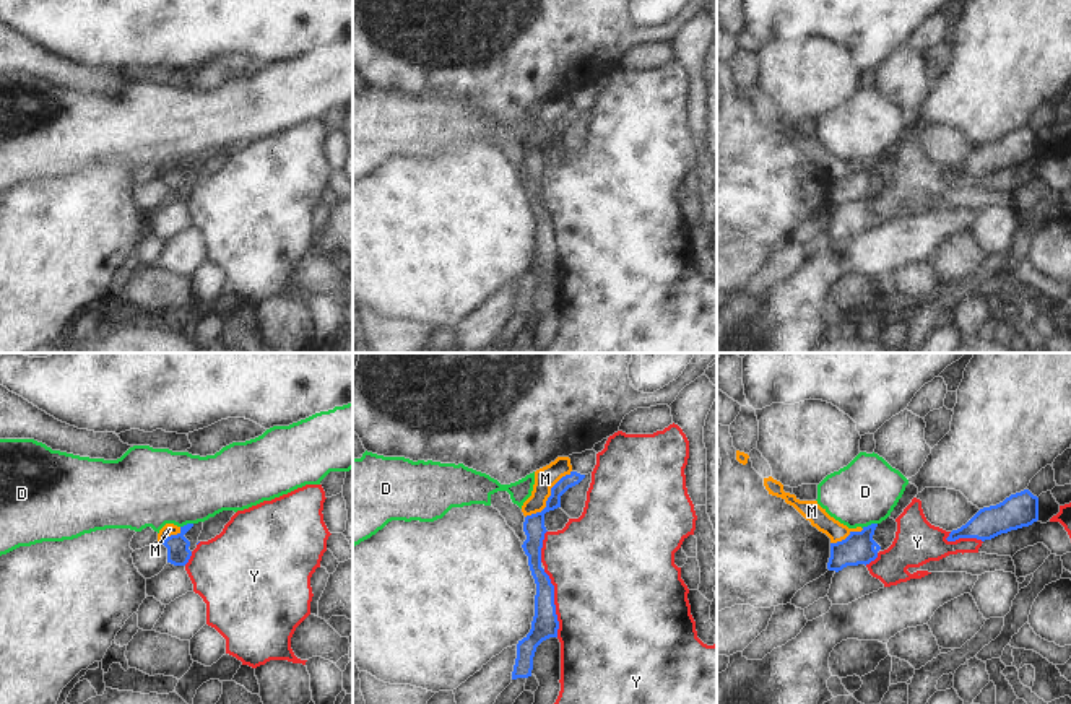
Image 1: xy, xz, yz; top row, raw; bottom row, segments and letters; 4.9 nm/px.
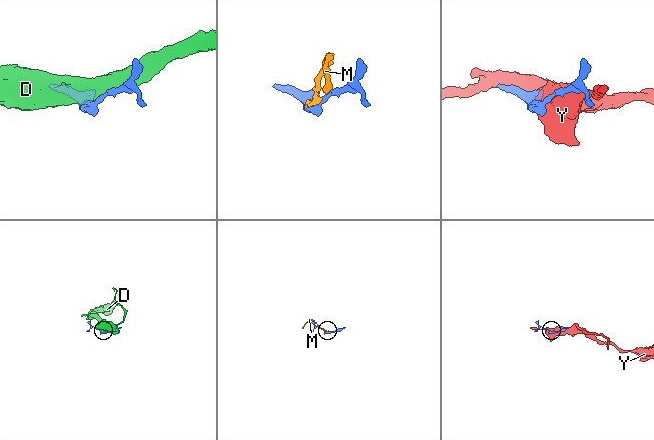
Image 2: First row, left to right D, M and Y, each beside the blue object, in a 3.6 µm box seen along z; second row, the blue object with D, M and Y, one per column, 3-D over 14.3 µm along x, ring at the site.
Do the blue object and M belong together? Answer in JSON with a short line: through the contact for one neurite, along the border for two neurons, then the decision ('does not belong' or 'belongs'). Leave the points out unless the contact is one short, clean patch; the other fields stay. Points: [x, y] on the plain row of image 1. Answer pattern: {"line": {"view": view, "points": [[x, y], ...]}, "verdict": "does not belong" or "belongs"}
{"verdict": "does not belong"}

